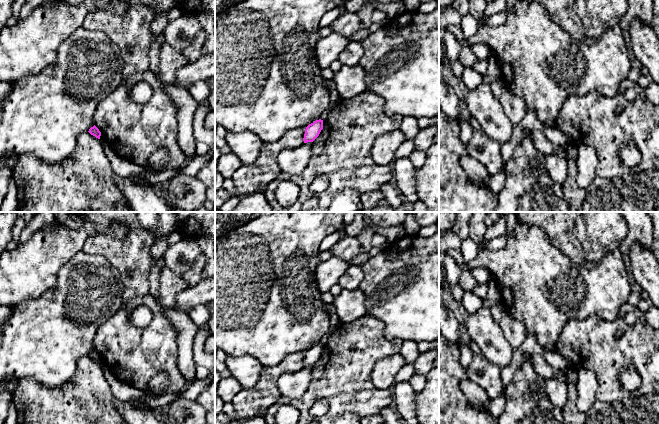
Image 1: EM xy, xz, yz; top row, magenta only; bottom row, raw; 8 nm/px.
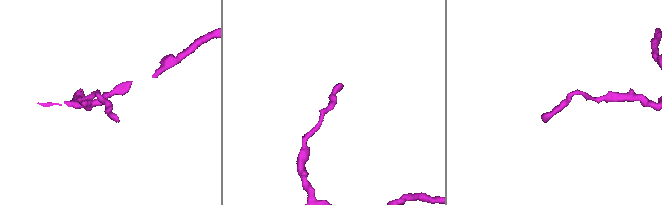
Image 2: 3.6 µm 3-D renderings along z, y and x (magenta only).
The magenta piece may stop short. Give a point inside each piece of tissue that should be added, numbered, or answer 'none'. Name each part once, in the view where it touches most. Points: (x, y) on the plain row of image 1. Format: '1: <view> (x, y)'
none

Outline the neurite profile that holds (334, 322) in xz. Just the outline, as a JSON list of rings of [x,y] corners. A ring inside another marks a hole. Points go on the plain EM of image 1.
[[[334,310],[330,315],[330,328],[328,332],[322,337],[320,343],[324,345],[328,341],[330,335],[339,327],[339,325],[340,322],[338,320],[336,310]]]

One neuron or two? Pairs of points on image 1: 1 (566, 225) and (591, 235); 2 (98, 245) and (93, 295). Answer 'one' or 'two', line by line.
1: two
2: two

